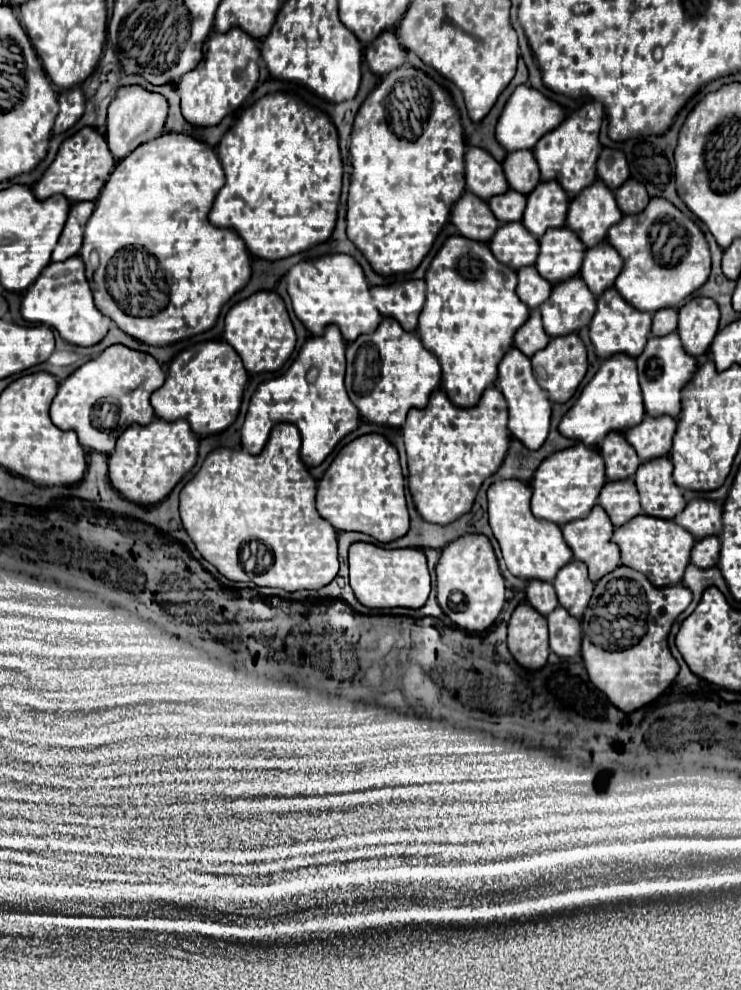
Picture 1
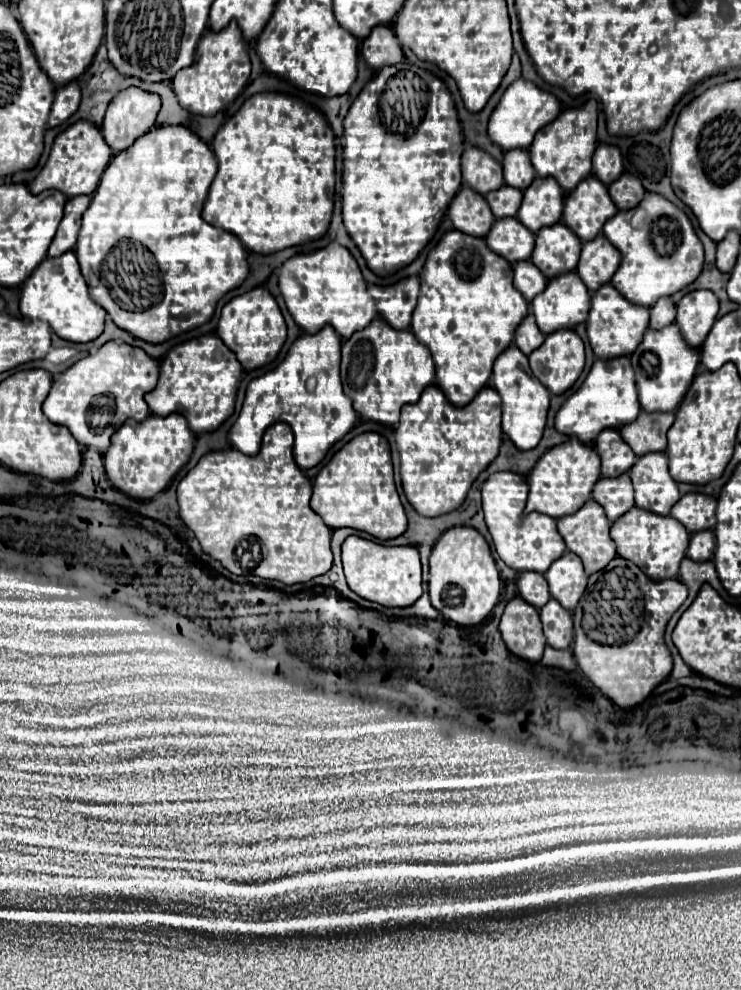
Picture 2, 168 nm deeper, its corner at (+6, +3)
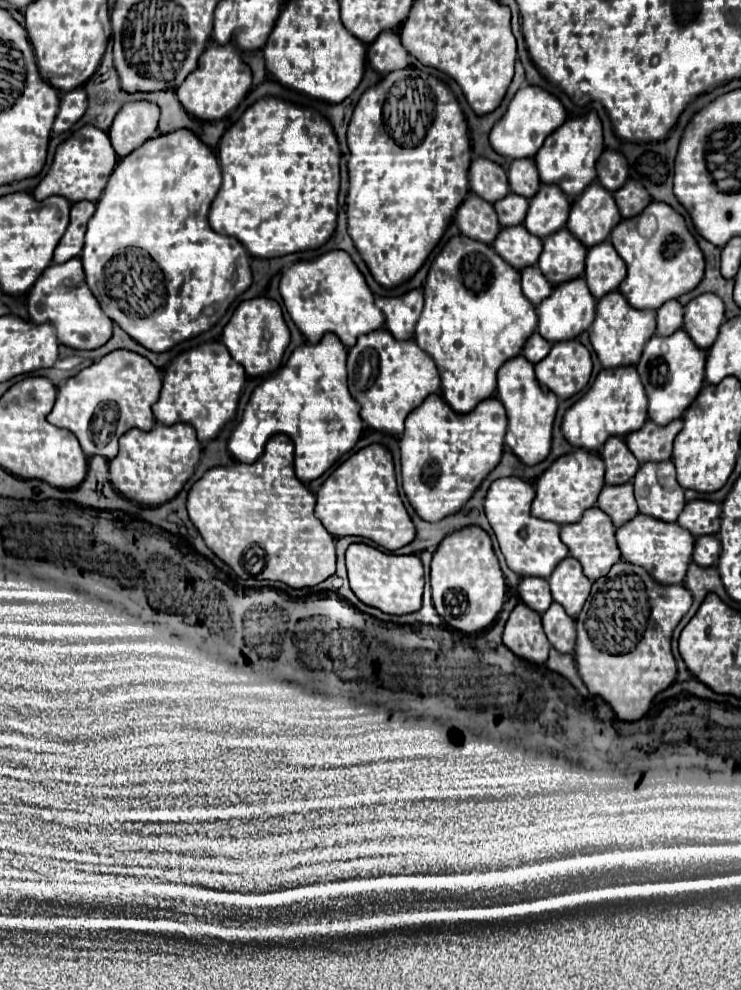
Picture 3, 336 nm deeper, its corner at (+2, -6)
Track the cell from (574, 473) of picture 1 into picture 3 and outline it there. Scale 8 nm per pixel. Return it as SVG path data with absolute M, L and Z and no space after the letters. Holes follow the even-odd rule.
M575 450L557 458L537 480L537 496L531 504L531 514L541 520L551 520L557 524L579 522L583 512L595 506L597 496L603 488L605 464L599 454L587 450Z

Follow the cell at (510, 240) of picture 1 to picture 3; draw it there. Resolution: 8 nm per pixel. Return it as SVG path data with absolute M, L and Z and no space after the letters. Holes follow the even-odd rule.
M517 224L517 226L501 228L499 236L493 242L493 248L513 268L523 270L539 260L543 242L541 238L533 236L523 224Z

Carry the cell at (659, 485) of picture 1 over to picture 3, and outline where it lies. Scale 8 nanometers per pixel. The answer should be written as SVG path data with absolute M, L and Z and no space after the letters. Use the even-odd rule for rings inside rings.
M671 460L647 462L633 478L639 512L663 522L675 522L685 506L683 488L675 480Z

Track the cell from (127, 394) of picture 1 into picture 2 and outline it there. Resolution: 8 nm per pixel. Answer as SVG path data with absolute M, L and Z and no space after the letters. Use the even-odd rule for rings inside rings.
M109 341L95 355L83 357L53 381L53 387L43 403L43 413L51 423L67 427L79 445L105 453L111 435L127 419L133 417L135 421L143 421L149 415L143 395L155 389L157 377L159 363L143 349Z

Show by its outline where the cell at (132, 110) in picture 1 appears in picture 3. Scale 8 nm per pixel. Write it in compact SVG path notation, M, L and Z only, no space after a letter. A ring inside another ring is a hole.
M127 102L115 116L109 130L111 144L119 158L125 158L145 140L157 136L159 108L153 102Z

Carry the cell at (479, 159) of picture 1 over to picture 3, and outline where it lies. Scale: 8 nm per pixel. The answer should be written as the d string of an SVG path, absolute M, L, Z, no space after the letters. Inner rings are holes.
M475 158L471 162L469 182L471 190L491 204L509 194L509 182L505 170L487 158Z

